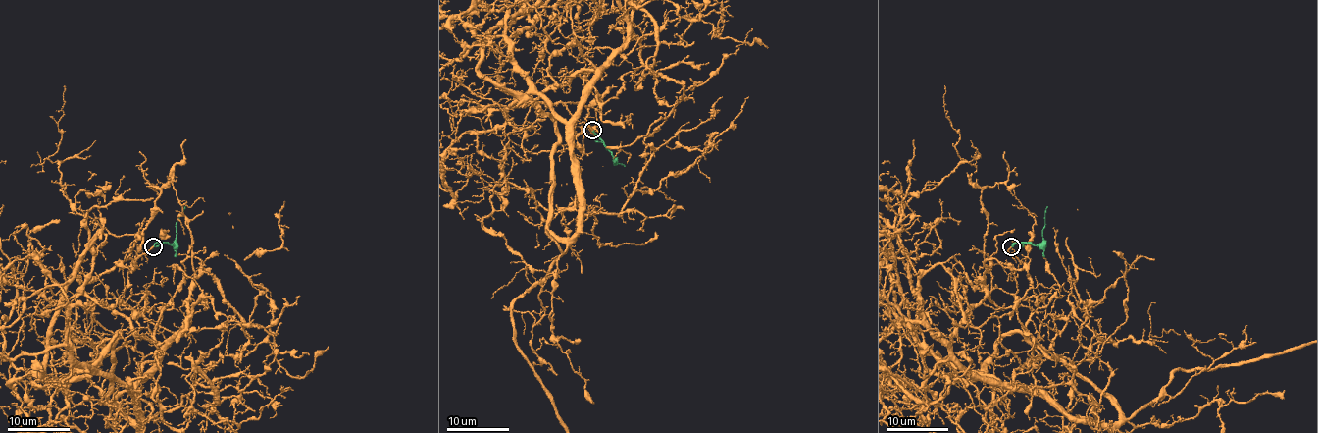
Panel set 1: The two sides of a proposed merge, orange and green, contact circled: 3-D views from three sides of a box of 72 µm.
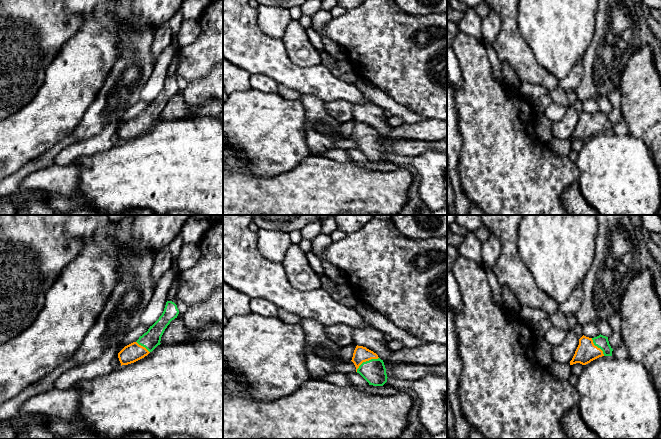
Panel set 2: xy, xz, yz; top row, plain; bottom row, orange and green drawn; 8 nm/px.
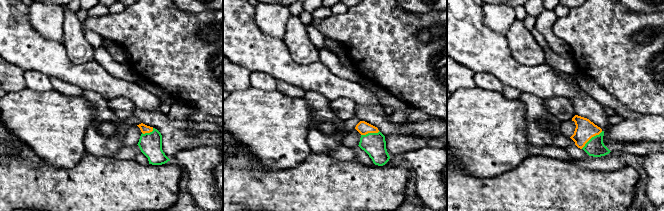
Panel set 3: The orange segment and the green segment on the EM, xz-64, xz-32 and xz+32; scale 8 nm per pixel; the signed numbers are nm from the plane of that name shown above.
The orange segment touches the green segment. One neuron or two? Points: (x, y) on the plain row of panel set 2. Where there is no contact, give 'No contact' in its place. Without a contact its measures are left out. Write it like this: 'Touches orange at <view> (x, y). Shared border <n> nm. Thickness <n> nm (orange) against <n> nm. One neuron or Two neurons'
Touches orange at xz (366, 136). Shared border 220 nm. Thickness 130 nm (orange) against 190 nm. One neuron

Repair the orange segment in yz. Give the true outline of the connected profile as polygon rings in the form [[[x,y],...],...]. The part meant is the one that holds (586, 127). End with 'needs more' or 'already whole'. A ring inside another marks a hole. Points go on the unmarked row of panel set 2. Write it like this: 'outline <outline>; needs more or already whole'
outline [[[600,110],[597,113],[589,114],[583,111],[579,115],[579,121],[570,137],[570,141],[576,139],[586,141],[599,133],[612,132],[612,127],[608,113]]]; needs more

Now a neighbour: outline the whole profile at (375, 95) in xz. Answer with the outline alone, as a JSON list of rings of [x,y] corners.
[[[360,79],[355,83],[355,85],[372,103],[381,107],[383,110],[389,110],[392,115],[401,117],[404,122],[415,123],[426,118],[420,114],[409,111],[406,107],[398,104],[382,90],[378,89],[367,80]]]

